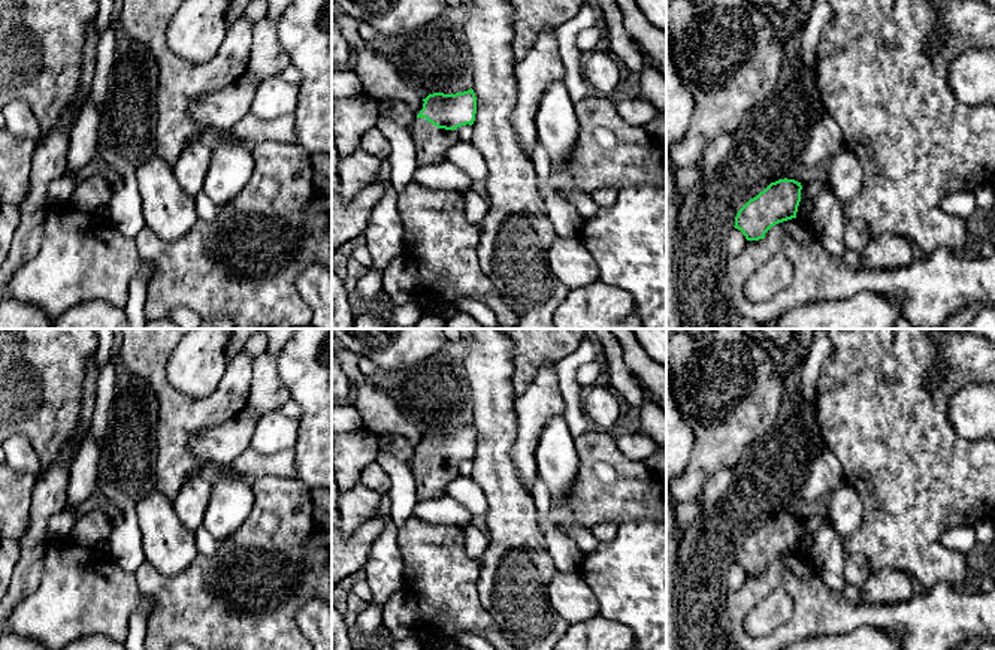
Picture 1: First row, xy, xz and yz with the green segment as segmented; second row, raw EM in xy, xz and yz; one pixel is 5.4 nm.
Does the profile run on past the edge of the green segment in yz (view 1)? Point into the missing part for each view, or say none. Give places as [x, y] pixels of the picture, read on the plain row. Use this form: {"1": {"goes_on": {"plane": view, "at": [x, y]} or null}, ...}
{"1": {"goes_on": {"plane": "yz", "at": [810, 525]}}}

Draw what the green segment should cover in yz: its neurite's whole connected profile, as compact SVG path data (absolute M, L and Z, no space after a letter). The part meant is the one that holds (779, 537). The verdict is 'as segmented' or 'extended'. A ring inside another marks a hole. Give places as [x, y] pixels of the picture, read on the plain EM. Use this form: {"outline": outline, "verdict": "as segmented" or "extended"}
{"outline": "M778 514L771 517L756 532L750 533L735 551L735 563L741 565L747 575L759 575L778 557L796 553L802 533L813 535L826 521L819 514Z", "verdict": "extended"}

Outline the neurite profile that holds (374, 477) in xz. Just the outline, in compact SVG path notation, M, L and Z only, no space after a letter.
M372 462L363 468L360 484L376 492L379 496L388 495L391 487L390 477L376 462Z

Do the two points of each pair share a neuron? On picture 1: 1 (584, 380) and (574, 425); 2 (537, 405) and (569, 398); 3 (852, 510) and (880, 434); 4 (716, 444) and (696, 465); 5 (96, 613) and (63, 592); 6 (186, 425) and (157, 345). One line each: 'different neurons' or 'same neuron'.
1: different neurons
2: different neurons
3: different neurons
4: same neuron
5: same neuron
6: same neuron

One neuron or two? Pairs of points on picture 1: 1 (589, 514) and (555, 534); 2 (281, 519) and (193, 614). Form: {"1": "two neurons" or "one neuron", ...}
{"1": "two neurons", "2": "one neuron"}

